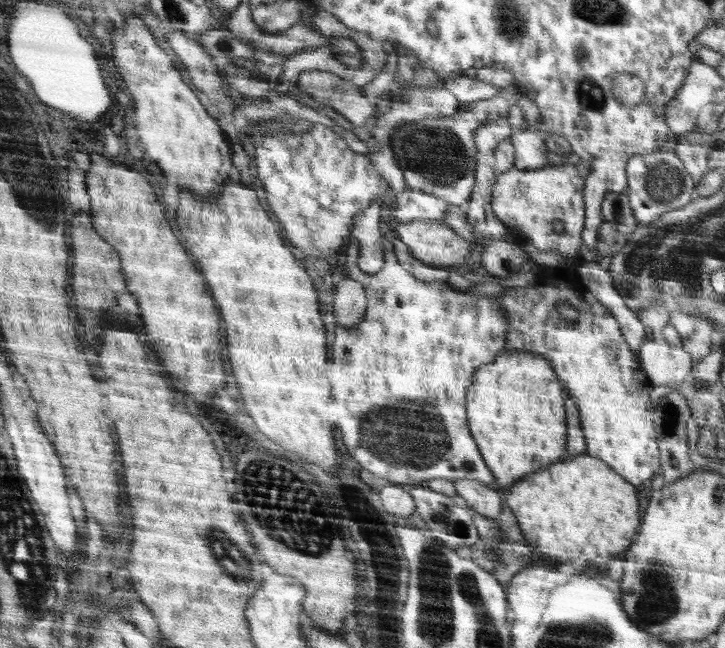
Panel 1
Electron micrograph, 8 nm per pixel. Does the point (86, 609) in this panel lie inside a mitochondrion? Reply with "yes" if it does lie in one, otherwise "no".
no

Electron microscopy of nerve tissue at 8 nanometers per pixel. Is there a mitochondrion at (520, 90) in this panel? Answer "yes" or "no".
no

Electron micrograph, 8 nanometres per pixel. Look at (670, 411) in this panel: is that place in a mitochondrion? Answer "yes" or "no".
yes

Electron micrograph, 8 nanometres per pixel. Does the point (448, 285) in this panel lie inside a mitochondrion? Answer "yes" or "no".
no

